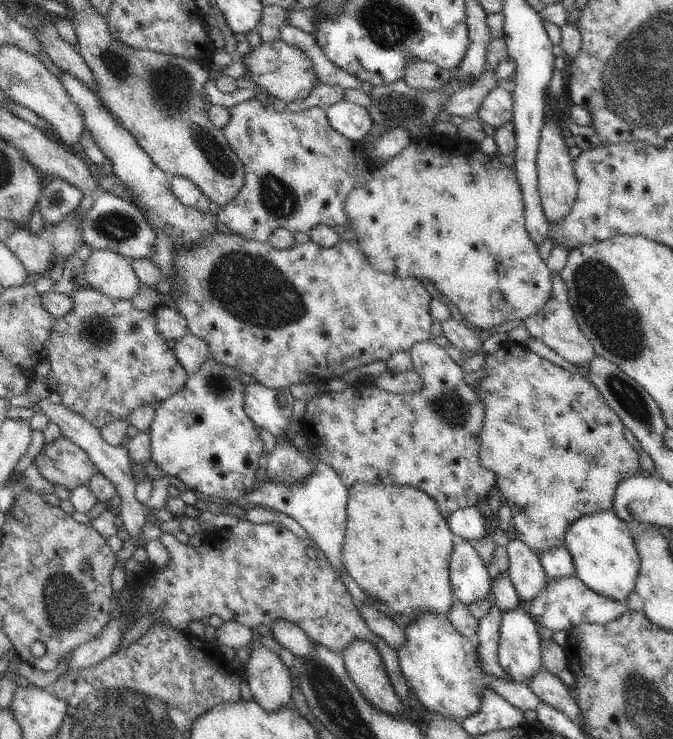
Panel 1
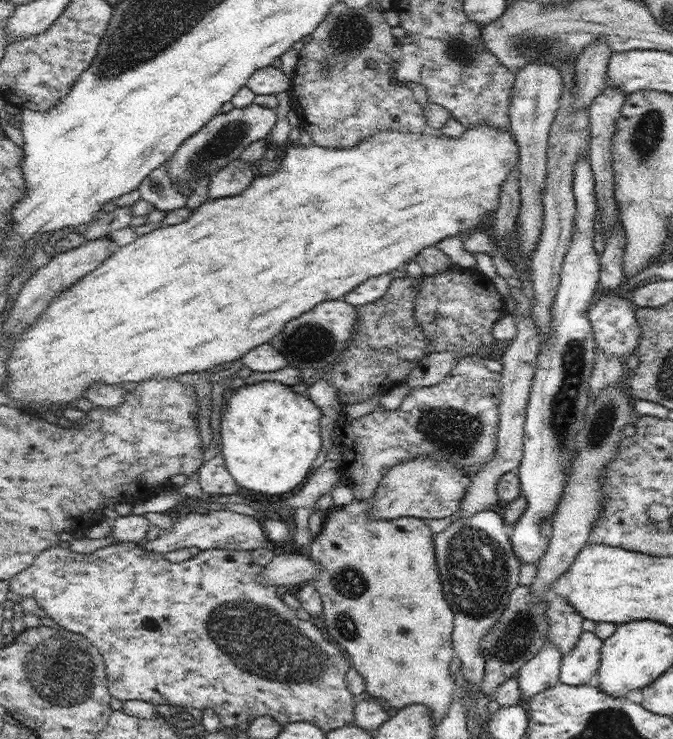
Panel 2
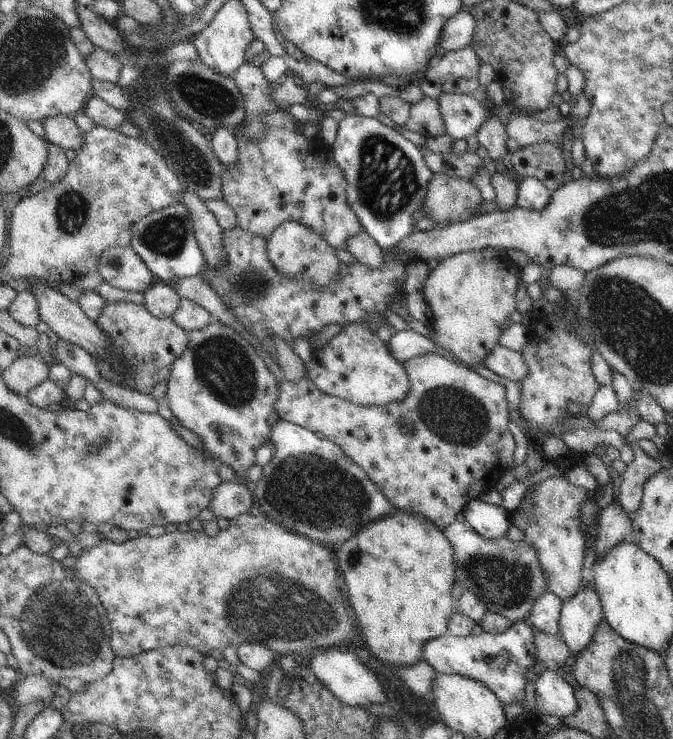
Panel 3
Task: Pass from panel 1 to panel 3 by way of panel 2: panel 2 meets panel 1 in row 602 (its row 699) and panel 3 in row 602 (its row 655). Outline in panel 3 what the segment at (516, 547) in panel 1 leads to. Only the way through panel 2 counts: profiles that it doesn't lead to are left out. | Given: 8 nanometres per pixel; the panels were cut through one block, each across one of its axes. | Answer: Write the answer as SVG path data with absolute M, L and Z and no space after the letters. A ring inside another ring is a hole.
M544 590L530 610L526 622L535 630L546 632L550 636L559 634L559 616L561 613L561 600L550 590Z

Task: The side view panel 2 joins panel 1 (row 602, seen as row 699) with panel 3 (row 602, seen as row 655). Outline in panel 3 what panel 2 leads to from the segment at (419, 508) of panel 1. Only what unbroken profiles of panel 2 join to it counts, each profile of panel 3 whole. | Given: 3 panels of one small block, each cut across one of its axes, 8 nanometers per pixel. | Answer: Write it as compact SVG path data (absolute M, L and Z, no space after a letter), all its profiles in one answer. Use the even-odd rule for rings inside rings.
M396 510L392 516L374 520L360 534L356 532L352 540L335 548L333 555L344 576L348 602L354 610L353 617L364 646L368 646L376 658L396 668L414 666L422 659L424 644L447 632L450 617L456 609L452 590L461 576L456 573L458 565L454 564L454 548L450 540L432 520Z

